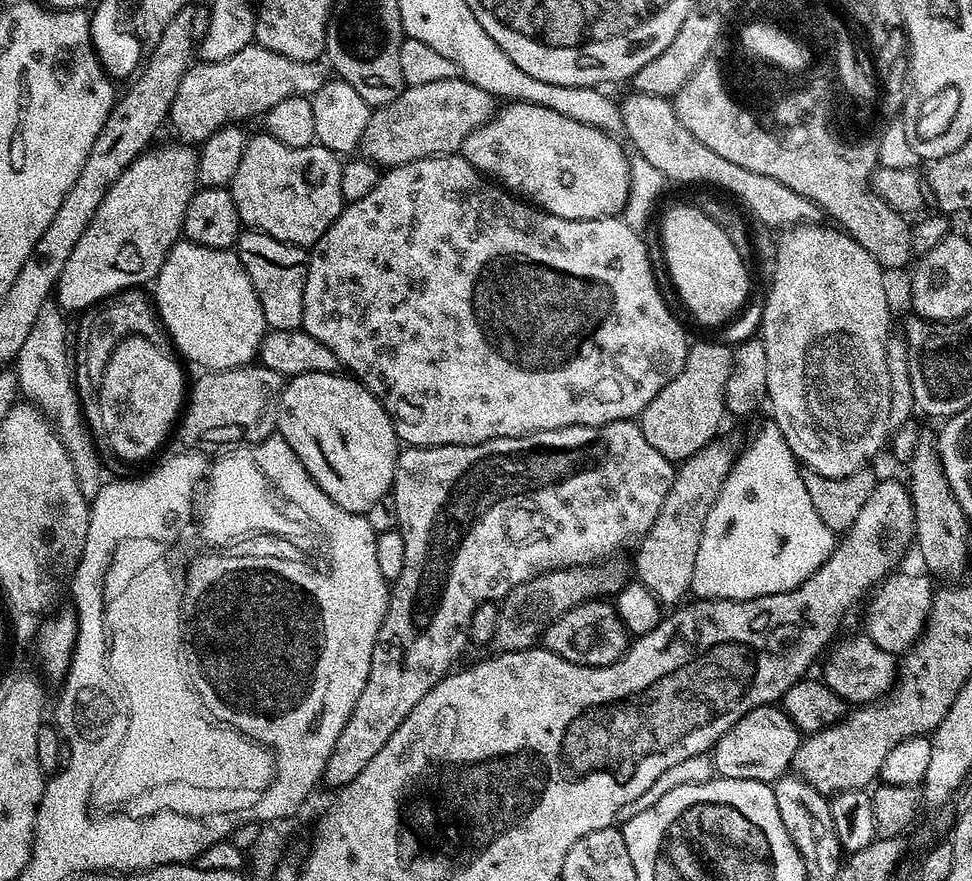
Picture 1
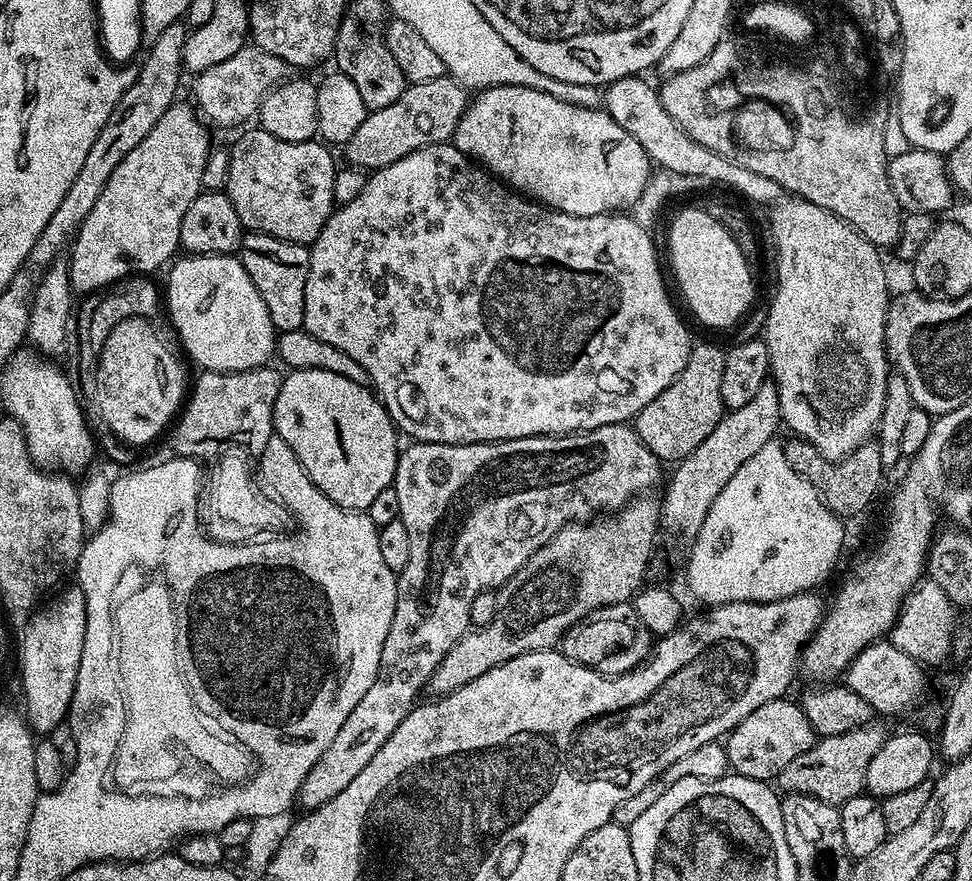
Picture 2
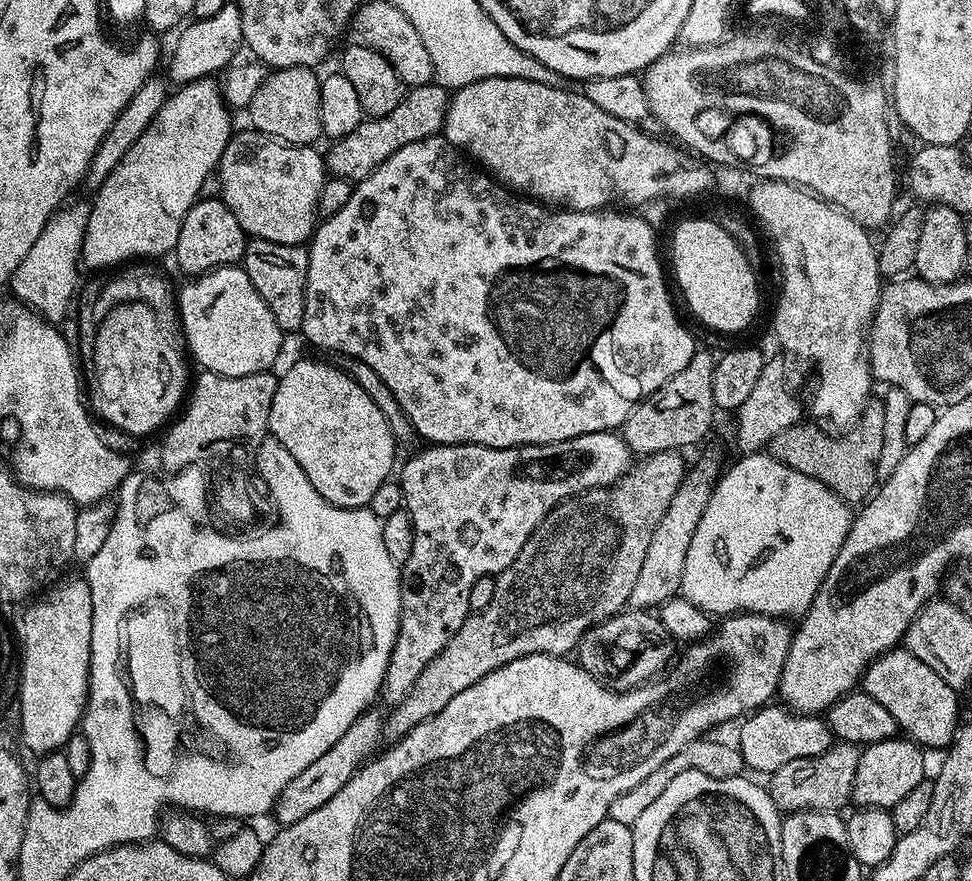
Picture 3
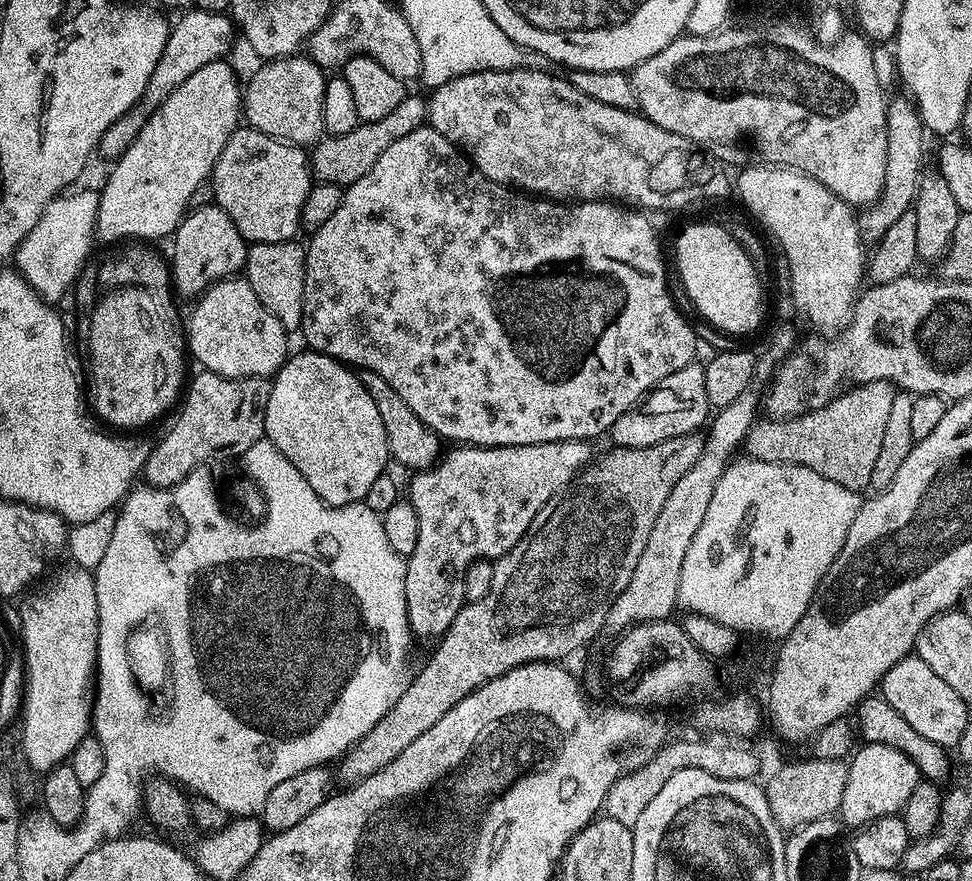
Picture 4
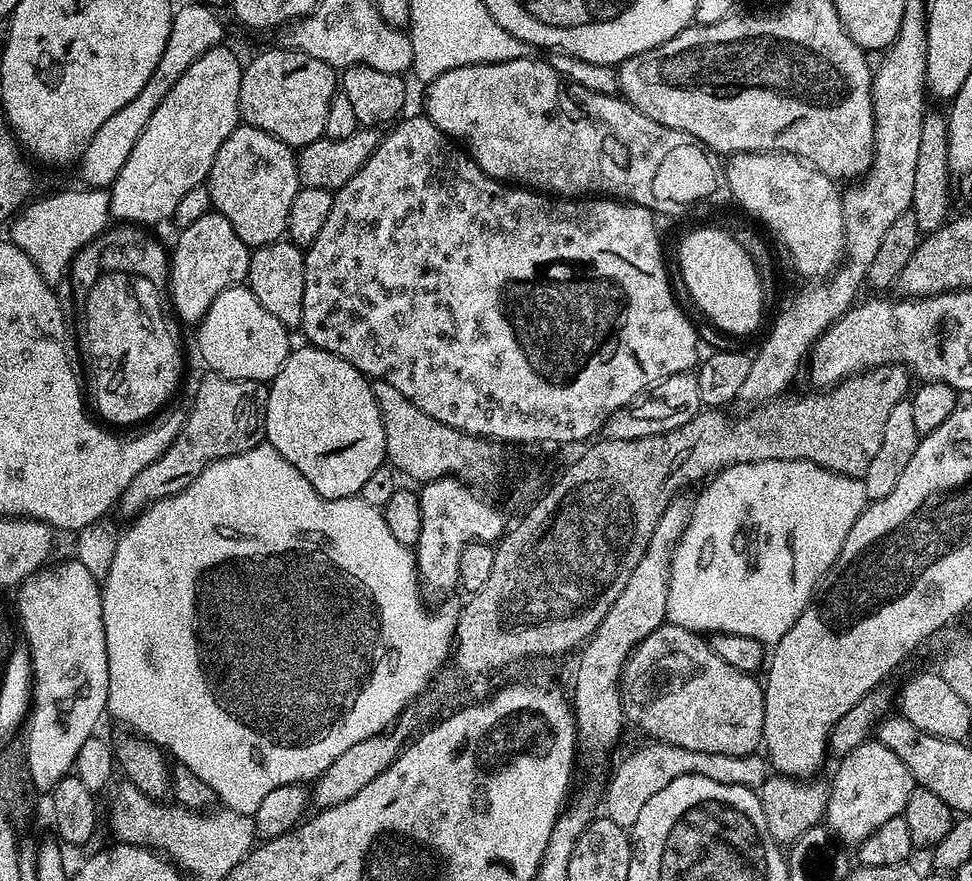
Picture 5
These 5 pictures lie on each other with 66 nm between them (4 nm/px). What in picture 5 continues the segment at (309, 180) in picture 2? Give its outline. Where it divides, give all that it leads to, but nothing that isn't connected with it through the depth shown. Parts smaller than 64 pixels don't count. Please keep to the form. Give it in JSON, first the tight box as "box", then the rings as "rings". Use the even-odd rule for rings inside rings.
{"box":[206,123,302,249],"rings":[[[241,123],[230,138],[218,146],[206,187],[212,208],[221,212],[226,222],[234,226],[234,234],[238,234],[249,249],[272,244],[287,233],[290,206],[302,187],[296,152],[278,138],[266,134],[266,130]]]}

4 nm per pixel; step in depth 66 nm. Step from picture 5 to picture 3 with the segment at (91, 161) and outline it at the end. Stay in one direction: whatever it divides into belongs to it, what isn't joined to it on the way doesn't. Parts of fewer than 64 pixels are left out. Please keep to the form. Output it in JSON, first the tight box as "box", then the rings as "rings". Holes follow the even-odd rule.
{"box":[166,2,244,86],"rings":[[[234,2],[222,6],[222,10],[218,10],[218,14],[211,18],[193,19],[185,23],[179,32],[180,37],[172,48],[172,57],[168,60],[168,72],[166,71],[167,79],[176,86],[223,73],[237,59],[236,51],[241,50],[244,43],[242,17]]]}

